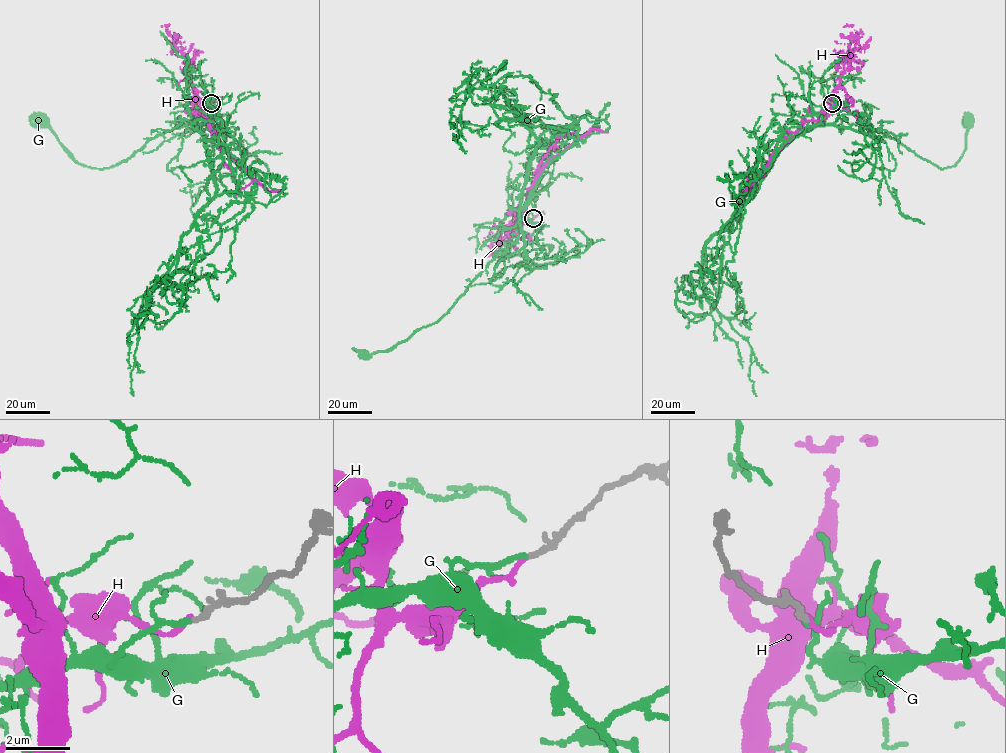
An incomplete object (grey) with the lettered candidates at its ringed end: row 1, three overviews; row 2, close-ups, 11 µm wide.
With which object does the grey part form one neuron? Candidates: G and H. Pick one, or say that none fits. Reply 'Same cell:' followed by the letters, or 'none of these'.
Same cell: G

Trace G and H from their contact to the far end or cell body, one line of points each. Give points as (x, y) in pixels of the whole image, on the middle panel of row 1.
G: (534, 218), (519, 223), (515, 242), (489, 263), (435, 322), (417, 329), (388, 351), (363, 355)
H: (534, 218), (524, 222), (524, 214), (528, 192), (539, 171), (590, 130), (608, 132)

